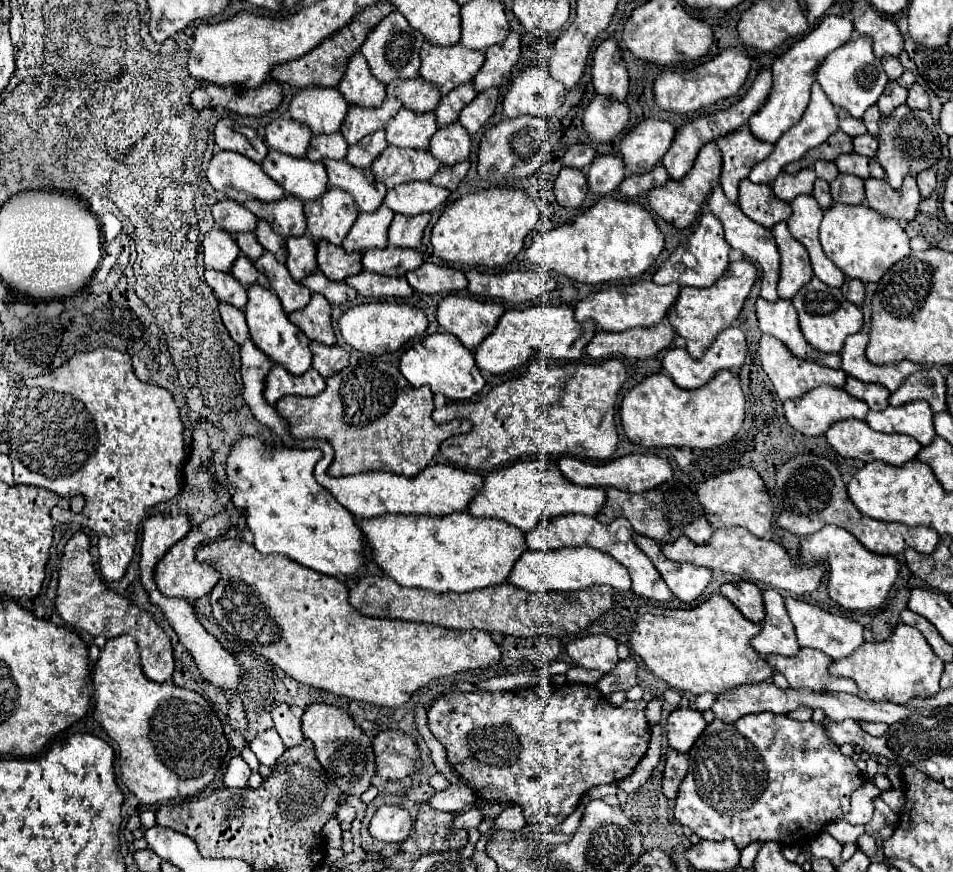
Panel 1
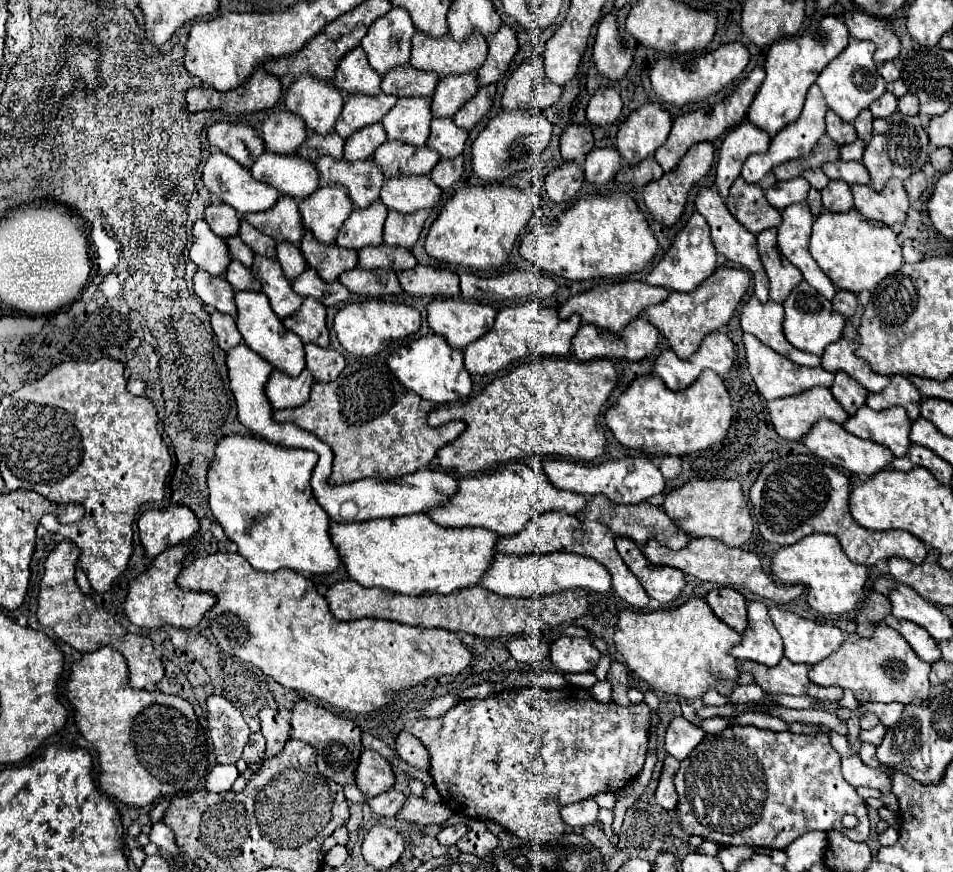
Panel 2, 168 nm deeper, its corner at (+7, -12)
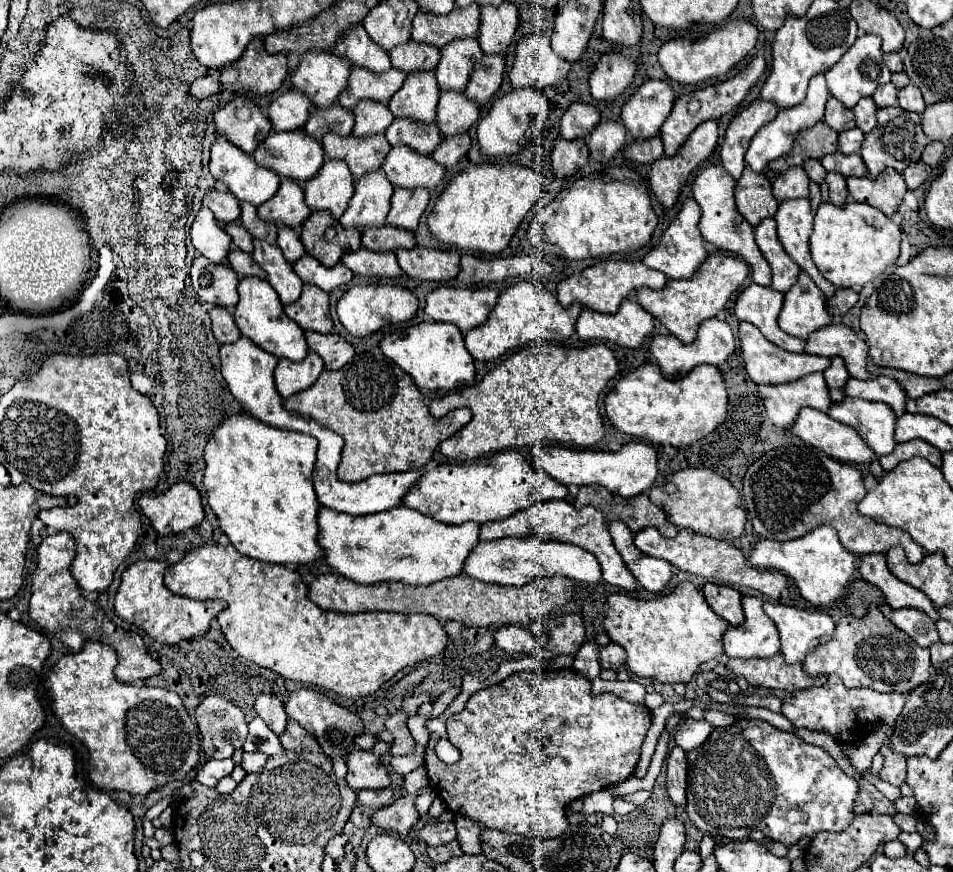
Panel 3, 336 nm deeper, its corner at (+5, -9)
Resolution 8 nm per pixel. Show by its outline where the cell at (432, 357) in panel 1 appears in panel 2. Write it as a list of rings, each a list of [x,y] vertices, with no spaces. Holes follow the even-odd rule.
[[[422,336],[418,340],[412,340],[404,348],[396,348],[388,356],[388,366],[398,378],[398,382],[410,390],[422,396],[424,400],[430,400],[434,404],[452,404],[466,400],[472,392],[472,378],[464,368],[462,352],[452,350],[448,342],[442,336]]]

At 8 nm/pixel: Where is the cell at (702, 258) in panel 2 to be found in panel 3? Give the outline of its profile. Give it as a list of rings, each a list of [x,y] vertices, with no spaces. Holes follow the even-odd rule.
[[[686,199],[682,203],[682,209],[680,213],[676,215],[676,219],[670,223],[670,227],[664,231],[662,239],[658,241],[658,245],[646,253],[642,257],[644,265],[648,265],[650,269],[658,269],[662,271],[668,279],[688,279],[694,275],[694,271],[698,271],[698,267],[702,265],[702,261],[708,257],[706,249],[704,249],[704,241],[702,241],[702,235],[698,231],[698,221],[700,221],[700,207],[694,199]]]

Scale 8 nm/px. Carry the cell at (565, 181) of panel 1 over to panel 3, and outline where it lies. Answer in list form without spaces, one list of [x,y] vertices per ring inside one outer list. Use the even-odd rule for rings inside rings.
[[[560,135],[556,137],[554,149],[552,149],[552,169],[560,179],[574,175],[580,167],[586,165],[586,161],[588,161],[586,139],[566,141]]]

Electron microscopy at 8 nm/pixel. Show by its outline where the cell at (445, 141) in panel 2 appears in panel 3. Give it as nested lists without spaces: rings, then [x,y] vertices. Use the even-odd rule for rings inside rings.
[[[442,91],[438,103],[436,123],[444,137],[460,135],[478,119],[478,103],[468,99],[462,91]]]

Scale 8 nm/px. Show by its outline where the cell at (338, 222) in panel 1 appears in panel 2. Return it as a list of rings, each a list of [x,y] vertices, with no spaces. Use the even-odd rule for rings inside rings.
[[[324,186],[316,194],[298,204],[304,228],[314,234],[318,242],[334,244],[336,236],[352,212],[352,202],[340,186]]]

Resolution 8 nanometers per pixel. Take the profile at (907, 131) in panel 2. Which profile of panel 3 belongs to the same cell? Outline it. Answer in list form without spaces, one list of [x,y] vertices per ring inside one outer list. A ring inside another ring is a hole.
[[[884,107],[878,109],[878,125],[866,135],[860,155],[868,167],[868,175],[874,179],[878,173],[882,173],[886,167],[896,169],[898,173],[904,171],[914,161],[920,161],[920,155],[926,147],[928,139],[920,127],[920,115],[912,111],[904,111],[902,107]]]

